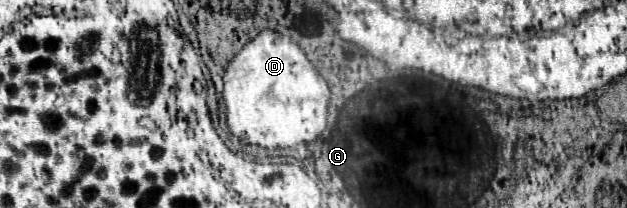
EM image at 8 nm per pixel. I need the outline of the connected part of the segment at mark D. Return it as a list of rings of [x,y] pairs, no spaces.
[[[265,28],[249,40],[223,76],[227,126],[243,144],[261,148],[293,148],[315,142],[327,128],[329,84],[307,54],[285,34]]]

